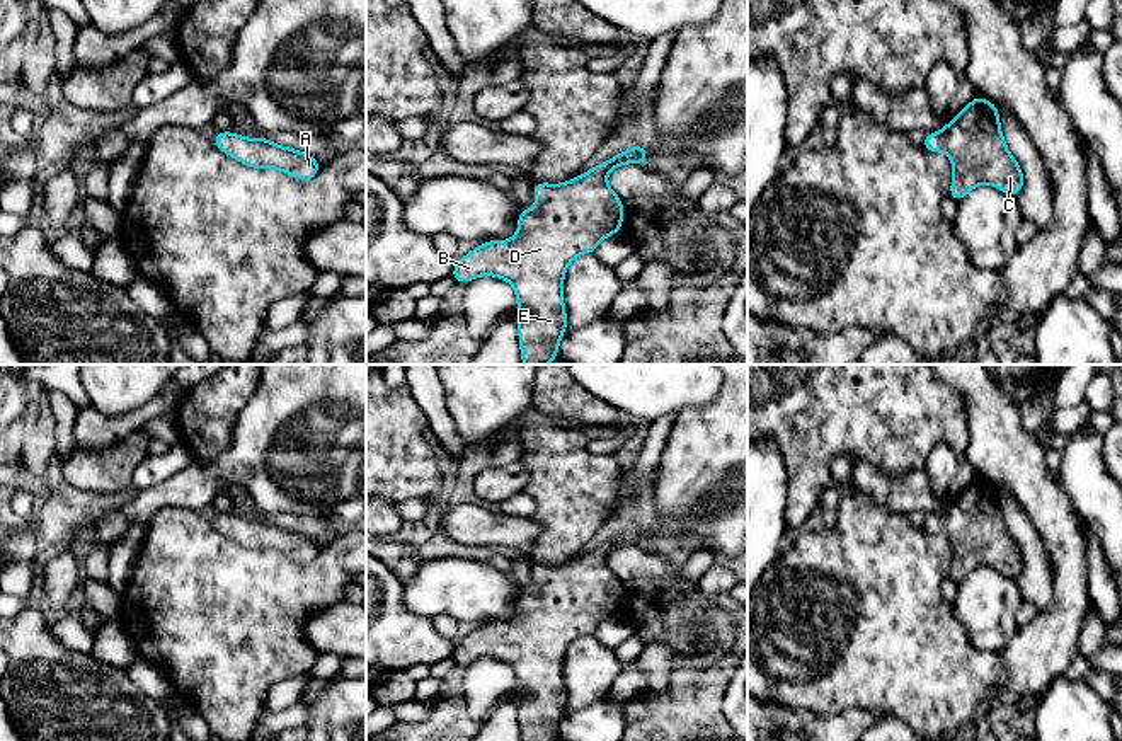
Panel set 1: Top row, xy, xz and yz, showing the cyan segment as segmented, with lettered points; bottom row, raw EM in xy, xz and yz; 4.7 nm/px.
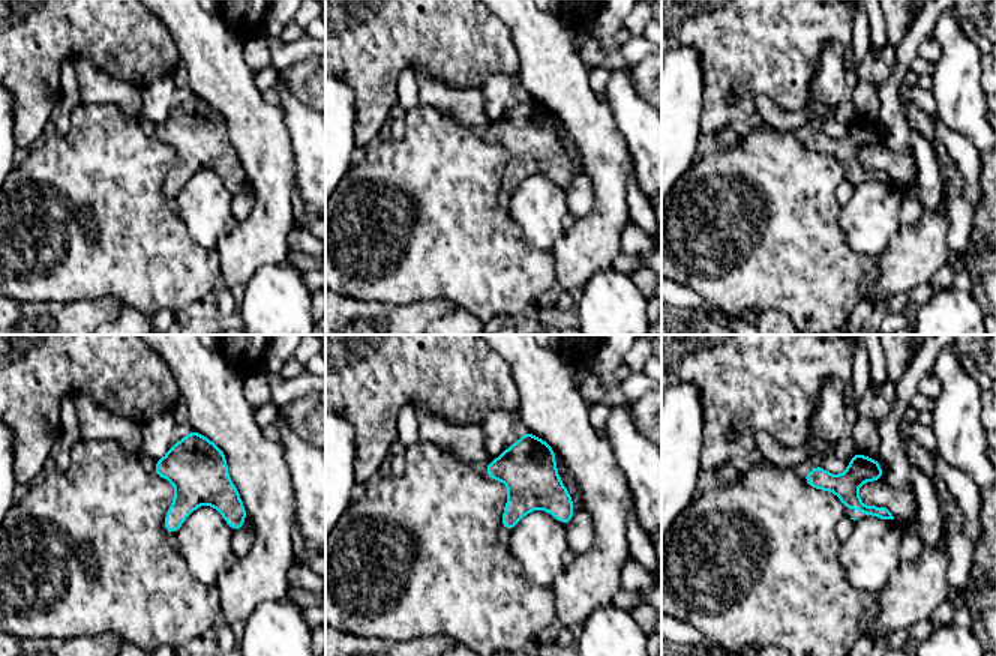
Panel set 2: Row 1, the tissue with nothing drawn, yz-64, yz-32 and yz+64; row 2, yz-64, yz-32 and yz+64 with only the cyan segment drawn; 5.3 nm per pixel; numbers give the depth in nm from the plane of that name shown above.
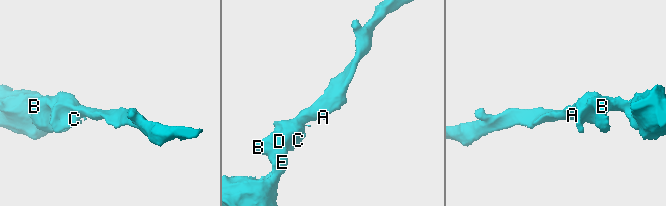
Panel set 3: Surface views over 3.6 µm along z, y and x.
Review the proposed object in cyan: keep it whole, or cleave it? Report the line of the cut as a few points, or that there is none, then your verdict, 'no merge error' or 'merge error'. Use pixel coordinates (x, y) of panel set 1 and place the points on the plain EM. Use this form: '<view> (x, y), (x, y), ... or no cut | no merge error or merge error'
no cut | no merge error

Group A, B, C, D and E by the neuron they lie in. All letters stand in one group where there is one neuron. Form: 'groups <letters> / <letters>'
groups A B C D E

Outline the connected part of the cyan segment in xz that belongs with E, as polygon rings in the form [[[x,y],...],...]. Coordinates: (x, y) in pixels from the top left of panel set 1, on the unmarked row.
[[[633,525],[628,531],[604,542],[584,555],[562,564],[533,564],[536,593],[521,589],[518,613],[509,622],[482,623],[465,635],[453,649],[451,661],[468,664],[478,658],[506,661],[516,673],[519,700],[519,732],[523,741],[557,741],[558,724],[567,714],[567,693],[562,666],[569,646],[582,635],[594,635],[598,625],[615,615],[621,615],[623,584],[610,569],[606,555],[627,545],[644,547],[650,530]]]

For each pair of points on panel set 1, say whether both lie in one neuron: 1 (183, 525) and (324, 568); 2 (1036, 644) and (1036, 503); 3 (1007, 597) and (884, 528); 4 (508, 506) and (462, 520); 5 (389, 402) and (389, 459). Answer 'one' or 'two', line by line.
1: one
2: one
3: two
4: two
5: one

